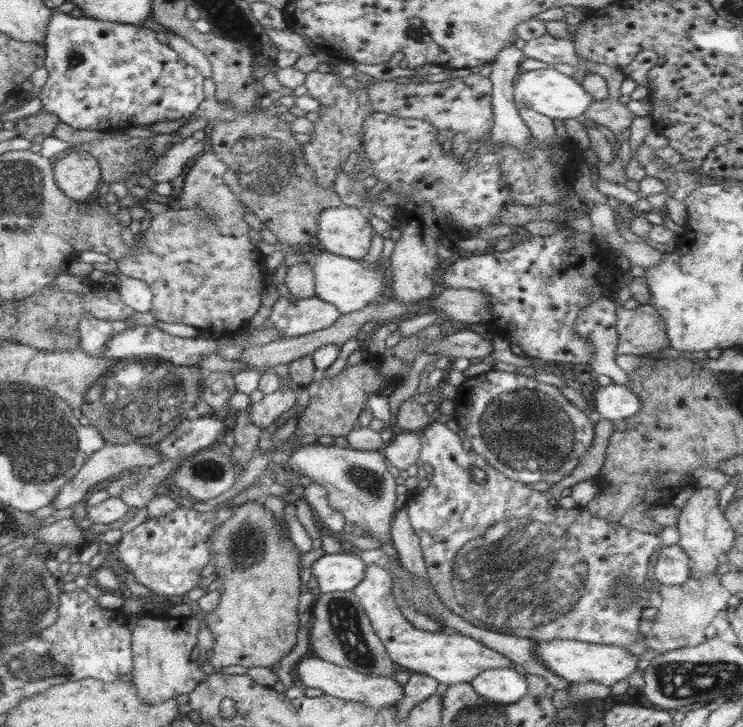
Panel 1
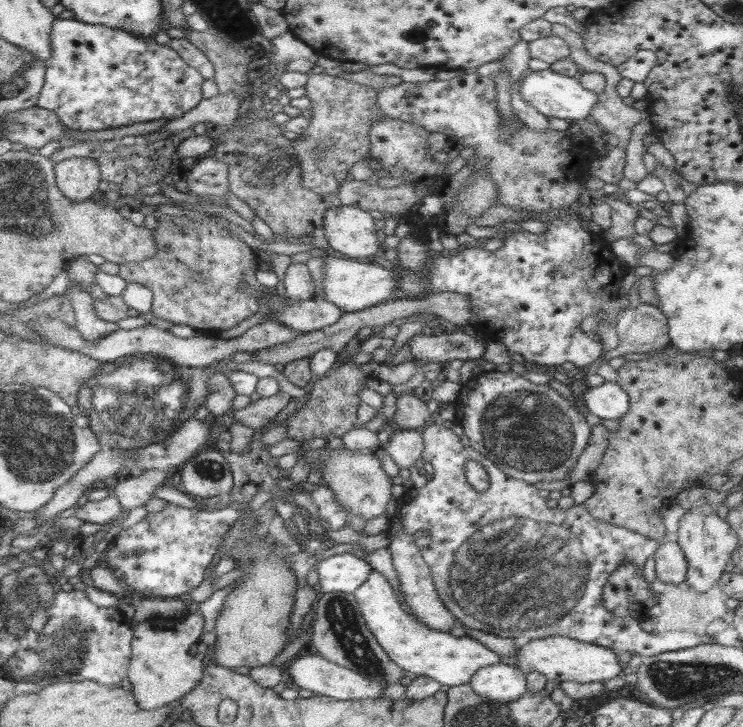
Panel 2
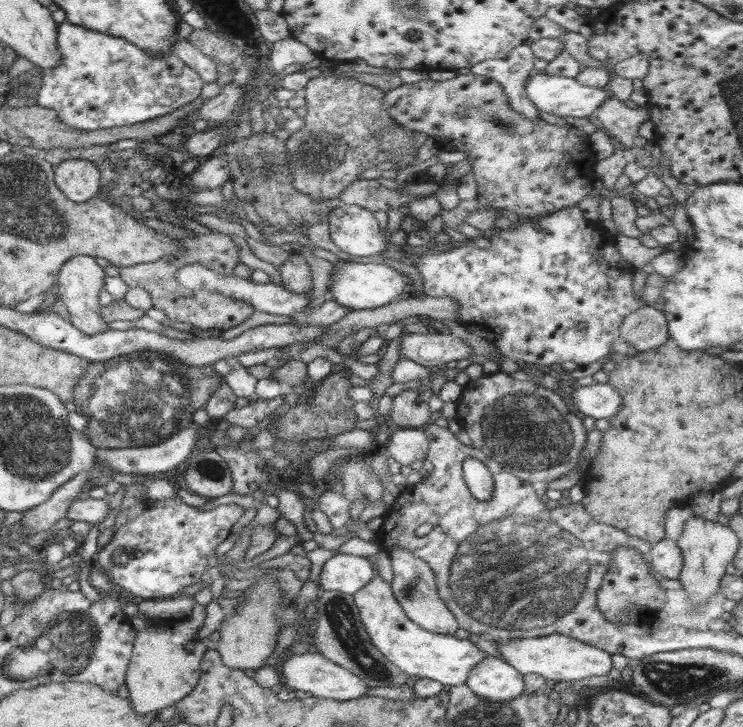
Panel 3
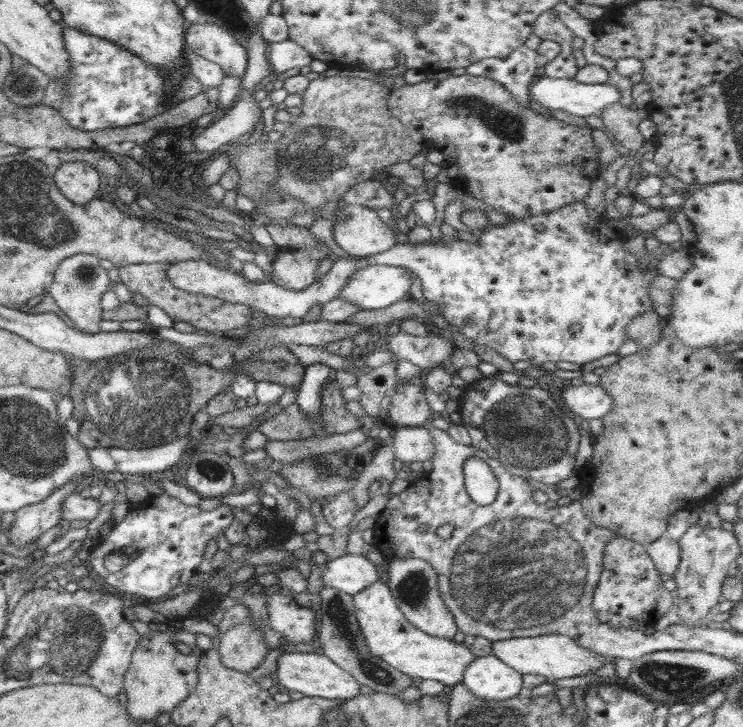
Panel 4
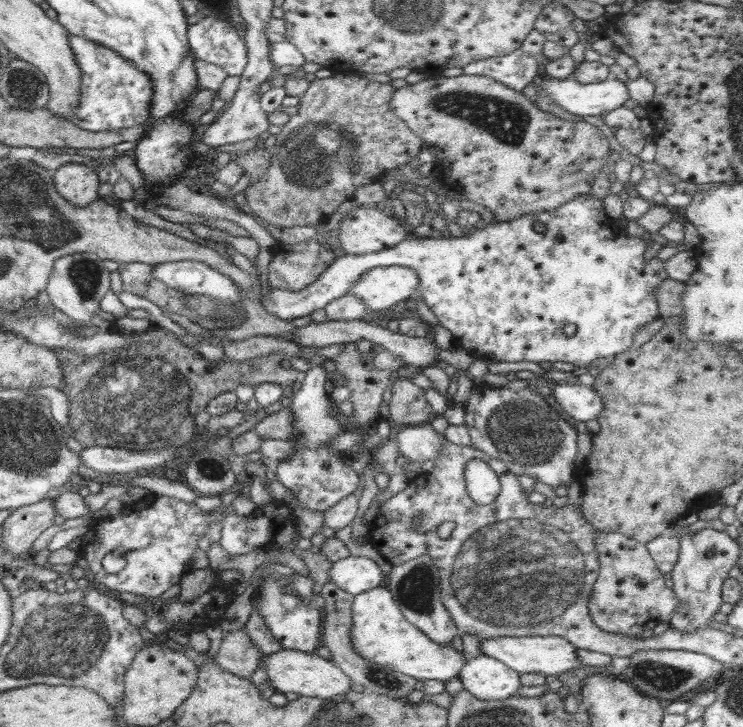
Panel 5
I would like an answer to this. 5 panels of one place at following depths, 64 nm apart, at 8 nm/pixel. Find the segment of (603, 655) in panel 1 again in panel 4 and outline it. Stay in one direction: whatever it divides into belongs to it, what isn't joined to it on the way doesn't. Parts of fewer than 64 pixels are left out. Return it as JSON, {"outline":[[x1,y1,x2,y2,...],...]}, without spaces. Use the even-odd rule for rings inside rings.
{"outline":[[560,634,494,641,492,655,523,675,536,674,545,680,590,675,607,664,602,654,593,652,572,638]]}

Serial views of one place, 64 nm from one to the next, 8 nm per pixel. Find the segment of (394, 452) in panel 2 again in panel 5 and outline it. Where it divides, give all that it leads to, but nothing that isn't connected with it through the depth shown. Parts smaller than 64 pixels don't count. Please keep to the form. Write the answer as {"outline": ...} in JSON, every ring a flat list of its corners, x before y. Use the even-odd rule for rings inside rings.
{"outline":[[422,424,400,430,395,439,398,442,399,454,412,460,413,467,438,457,444,445,442,437,444,436,436,432,431,425]]}

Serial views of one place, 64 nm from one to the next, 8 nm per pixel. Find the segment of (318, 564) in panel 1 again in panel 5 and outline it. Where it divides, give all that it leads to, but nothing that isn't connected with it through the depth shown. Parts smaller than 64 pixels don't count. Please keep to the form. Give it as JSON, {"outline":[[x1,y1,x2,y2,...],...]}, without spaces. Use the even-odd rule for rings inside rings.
{"outline":[[350,555,332,562,328,578,329,582,354,596,385,584,380,567,373,560,362,556]]}

